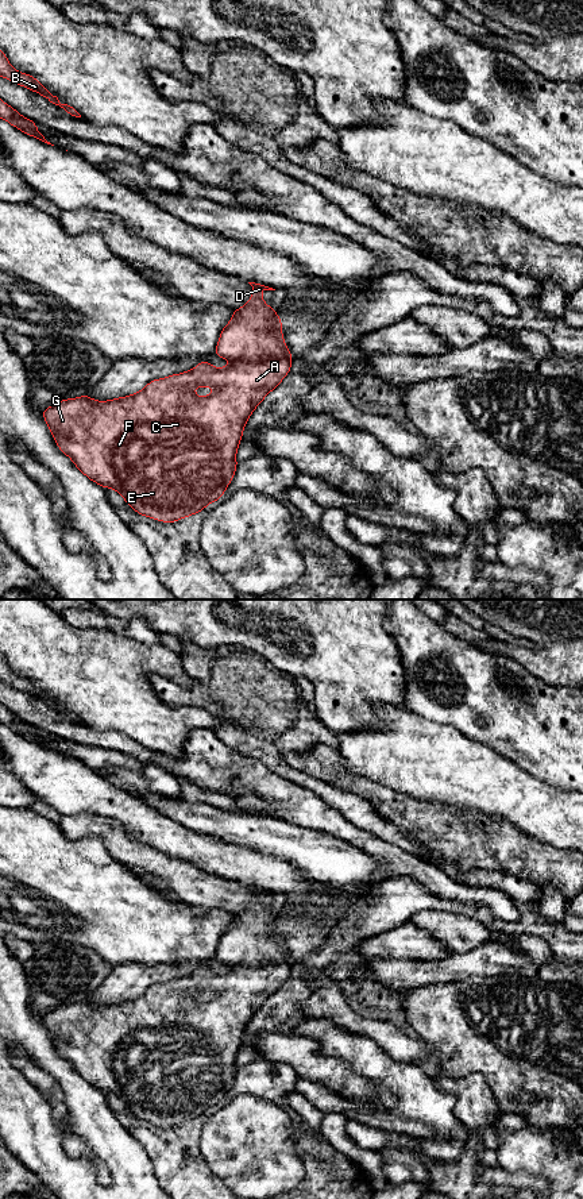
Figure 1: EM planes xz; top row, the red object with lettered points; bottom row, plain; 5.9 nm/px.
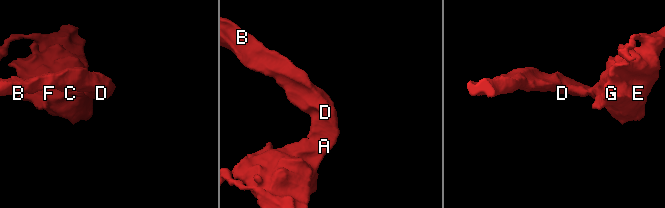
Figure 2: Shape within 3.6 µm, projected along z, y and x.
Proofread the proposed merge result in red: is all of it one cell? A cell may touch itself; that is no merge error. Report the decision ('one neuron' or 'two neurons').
one neuron

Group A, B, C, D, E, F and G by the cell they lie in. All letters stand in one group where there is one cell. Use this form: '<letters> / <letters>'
A B C D E F G

